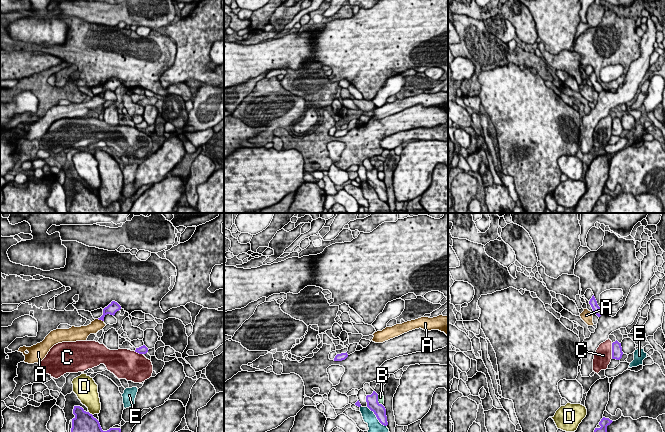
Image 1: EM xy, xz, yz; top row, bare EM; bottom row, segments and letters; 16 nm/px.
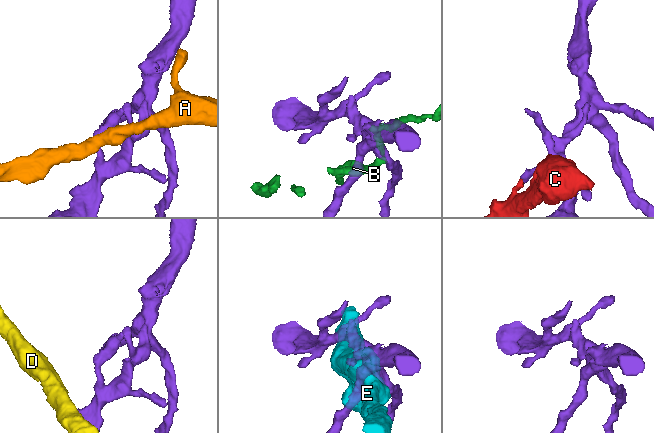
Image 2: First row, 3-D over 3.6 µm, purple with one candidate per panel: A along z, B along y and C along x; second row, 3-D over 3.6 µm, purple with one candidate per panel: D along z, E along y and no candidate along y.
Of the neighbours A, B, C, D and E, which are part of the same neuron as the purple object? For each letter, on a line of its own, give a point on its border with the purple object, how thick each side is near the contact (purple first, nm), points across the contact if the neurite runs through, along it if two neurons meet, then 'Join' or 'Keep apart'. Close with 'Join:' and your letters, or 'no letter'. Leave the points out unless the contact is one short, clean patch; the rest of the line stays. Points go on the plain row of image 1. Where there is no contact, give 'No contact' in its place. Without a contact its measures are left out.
A: Touches purple at xy (101, 95). Thickness 170 nm (purple) against 190 nm. Boundary: xy (98, 94), (103, 97). Keep apart
B: Touches purple at xz (377, 176). Thickness 200 nm (purple) against 100 nm. Keep apart
C: Touches purple at yz (612, 127). Thickness 170 nm (purple) against 280 nm. Keep apart
D: Touches purple at xy (89, 189). Thickness 440 nm (purple) against 280 nm. Keep apart
E: Touches purple at xz (376, 192). Thickness 200 nm (purple) against 280 nm. Keep apart
Join: no letter

